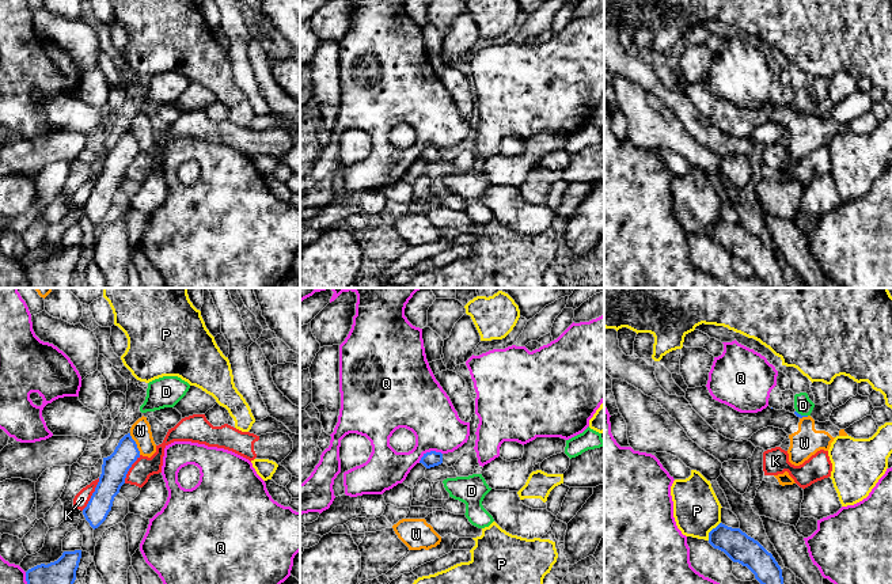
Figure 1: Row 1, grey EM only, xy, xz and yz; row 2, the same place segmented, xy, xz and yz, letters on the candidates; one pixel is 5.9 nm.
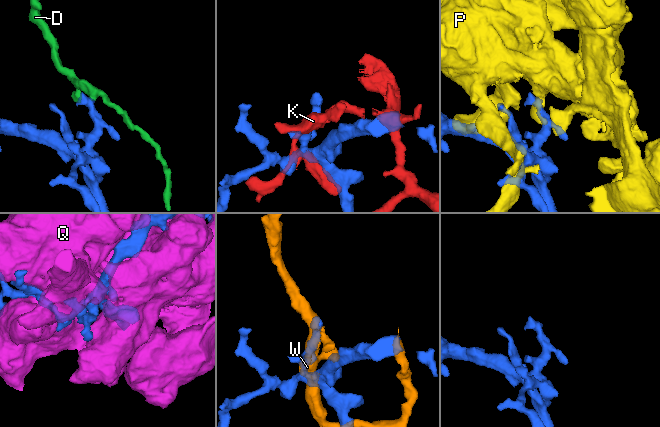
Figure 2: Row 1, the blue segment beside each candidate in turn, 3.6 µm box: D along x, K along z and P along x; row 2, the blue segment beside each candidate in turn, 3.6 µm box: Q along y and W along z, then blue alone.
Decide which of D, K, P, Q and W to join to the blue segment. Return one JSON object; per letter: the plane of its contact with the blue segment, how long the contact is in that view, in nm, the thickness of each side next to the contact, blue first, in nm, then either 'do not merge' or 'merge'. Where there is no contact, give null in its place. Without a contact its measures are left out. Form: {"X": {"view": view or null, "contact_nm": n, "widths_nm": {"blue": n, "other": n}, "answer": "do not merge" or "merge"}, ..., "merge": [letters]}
{"D": {"view": "yz", "contact_nm": 80, "widths_nm": {"blue": 20, "other": 110}, "answer": "merge"}, "K": {"view": "xy", "contact_nm": 220, "widths_nm": {"blue": 160, "other": 90}, "answer": "do not merge"}, "P": {"view": "yz", "contact_nm": 130, "widths_nm": {"blue": 170, "other": 280}, "answer": "do not merge"}, "Q": {"view": "xz", "contact_nm": 160, "widths_nm": {"blue": 90, "other": 300}, "answer": "do not merge"}, "W": {"view": "xy", "contact_nm": 140, "widths_nm": {"blue": 160, "other": 120}, "answer": "do not merge"}, "merge": ["D"]}

